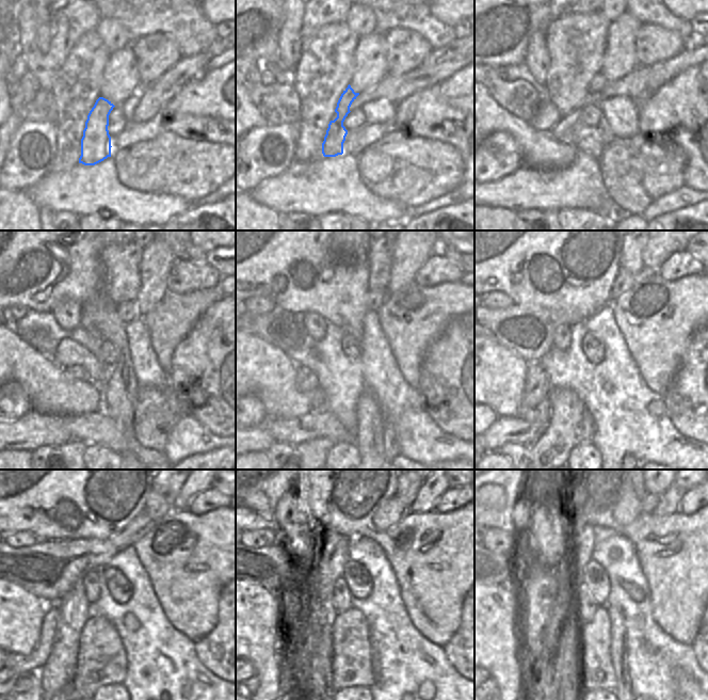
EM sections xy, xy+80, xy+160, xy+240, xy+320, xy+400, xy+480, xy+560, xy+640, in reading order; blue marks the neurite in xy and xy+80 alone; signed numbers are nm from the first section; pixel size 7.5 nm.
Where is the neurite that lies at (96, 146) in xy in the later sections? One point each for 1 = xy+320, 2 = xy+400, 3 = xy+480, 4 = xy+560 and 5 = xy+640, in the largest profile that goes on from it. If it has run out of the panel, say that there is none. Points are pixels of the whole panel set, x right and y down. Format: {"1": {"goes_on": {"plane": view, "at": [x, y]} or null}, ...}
{"1": {"goes_on": {"plane": "xy+320", "at": [375, 298]}}, "2": {"goes_on": {"plane": "xy+400", "at": [624, 281]}}, "3": {"goes_on": {"plane": "xy+480", "at": [156, 507]}}, "4": {"goes_on": {"plane": "xy+560", "at": [406, 491]}}, "5": {"goes_on": {"plane": "xy+640", "at": [659, 491]}}}

